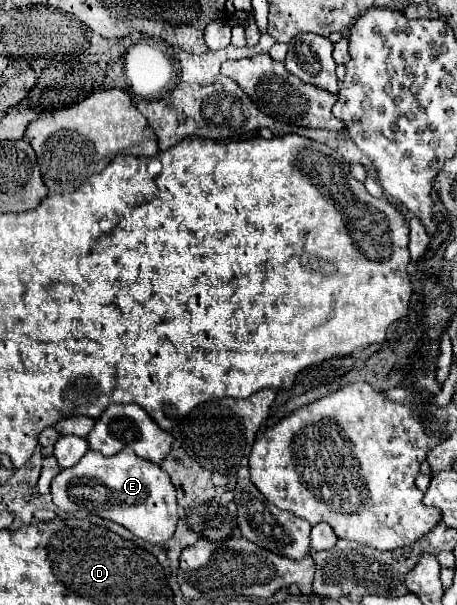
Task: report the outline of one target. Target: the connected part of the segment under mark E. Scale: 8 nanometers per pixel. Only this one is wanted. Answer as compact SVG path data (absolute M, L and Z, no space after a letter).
M89 450L81 462L71 468L63 468L51 480L53 504L63 512L89 512L111 522L117 522L131 530L135 536L151 542L163 544L173 536L179 522L177 494L171 480L157 464L139 458L133 450L121 450L115 456L103 456Z

